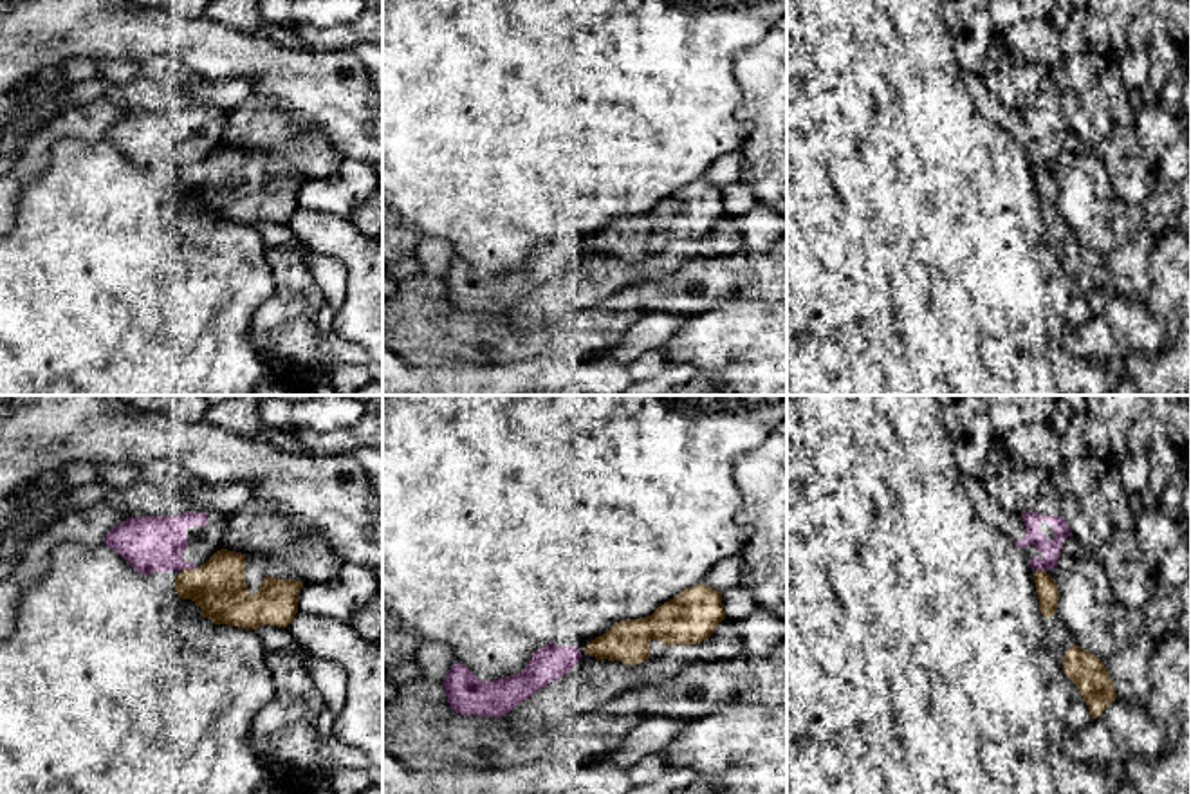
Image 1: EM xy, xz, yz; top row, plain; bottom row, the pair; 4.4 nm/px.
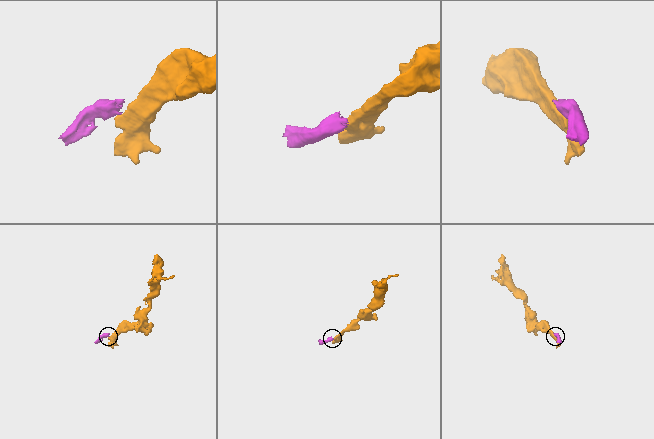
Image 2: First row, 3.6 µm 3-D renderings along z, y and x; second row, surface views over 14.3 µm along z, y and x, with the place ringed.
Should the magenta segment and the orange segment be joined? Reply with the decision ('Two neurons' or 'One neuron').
Two neurons

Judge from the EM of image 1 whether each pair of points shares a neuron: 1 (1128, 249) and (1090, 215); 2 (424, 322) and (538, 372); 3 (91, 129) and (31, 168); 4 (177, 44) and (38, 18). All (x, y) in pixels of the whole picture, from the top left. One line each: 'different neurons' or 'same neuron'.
1: different neurons
2: different neurons
3: same neuron
4: same neuron

